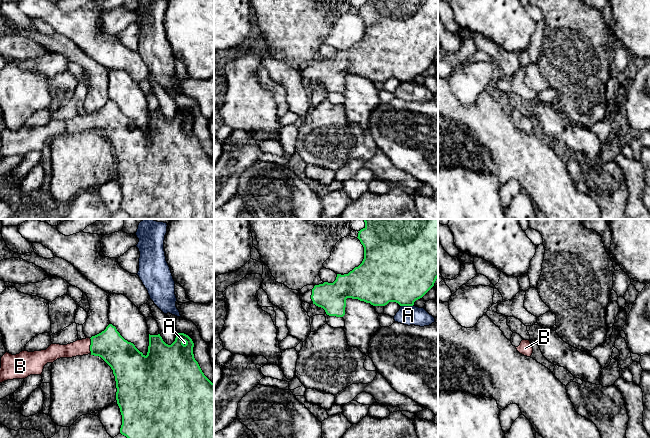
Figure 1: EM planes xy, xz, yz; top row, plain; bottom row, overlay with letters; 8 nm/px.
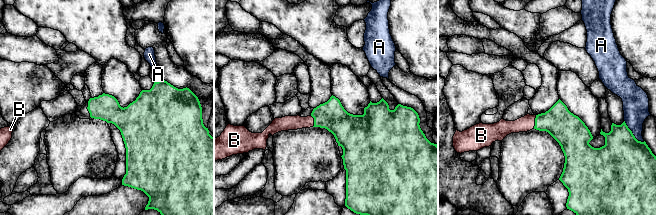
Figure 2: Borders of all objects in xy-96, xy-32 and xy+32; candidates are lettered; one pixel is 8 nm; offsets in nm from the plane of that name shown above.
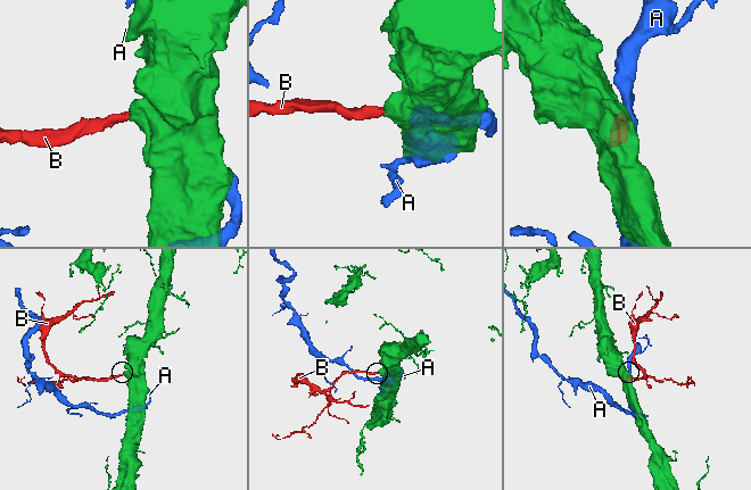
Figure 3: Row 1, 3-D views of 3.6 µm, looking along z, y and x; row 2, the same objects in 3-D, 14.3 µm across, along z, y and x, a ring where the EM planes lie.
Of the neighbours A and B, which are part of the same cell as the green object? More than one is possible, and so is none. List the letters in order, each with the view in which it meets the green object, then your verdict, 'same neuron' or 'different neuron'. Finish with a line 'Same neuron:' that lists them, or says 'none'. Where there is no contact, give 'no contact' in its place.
A: xz | different neuron
B: xy | same neuron
Same neuron: B

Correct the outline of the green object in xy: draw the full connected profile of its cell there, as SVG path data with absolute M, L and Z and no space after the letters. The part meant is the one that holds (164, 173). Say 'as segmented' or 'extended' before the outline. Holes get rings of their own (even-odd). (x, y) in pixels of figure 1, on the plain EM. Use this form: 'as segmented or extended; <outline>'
extended; M109 100L101 109L67 121L51 120L46 126L24 126L16 131L6 128L1 133L0 159L41 151L47 139L53 139L60 134L88 130L99 132L113 146L117 164L116 176L122 191L120 209L131 219L214 219L214 159L204 151L195 136L193 123L192 115L184 109L178 109L171 121L166 120L160 110L149 110L148 128L145 132L133 119L125 116L115 102Z

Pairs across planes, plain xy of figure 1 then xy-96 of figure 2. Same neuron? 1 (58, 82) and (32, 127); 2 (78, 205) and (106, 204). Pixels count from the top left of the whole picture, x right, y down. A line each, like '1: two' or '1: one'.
1: one
2: one

